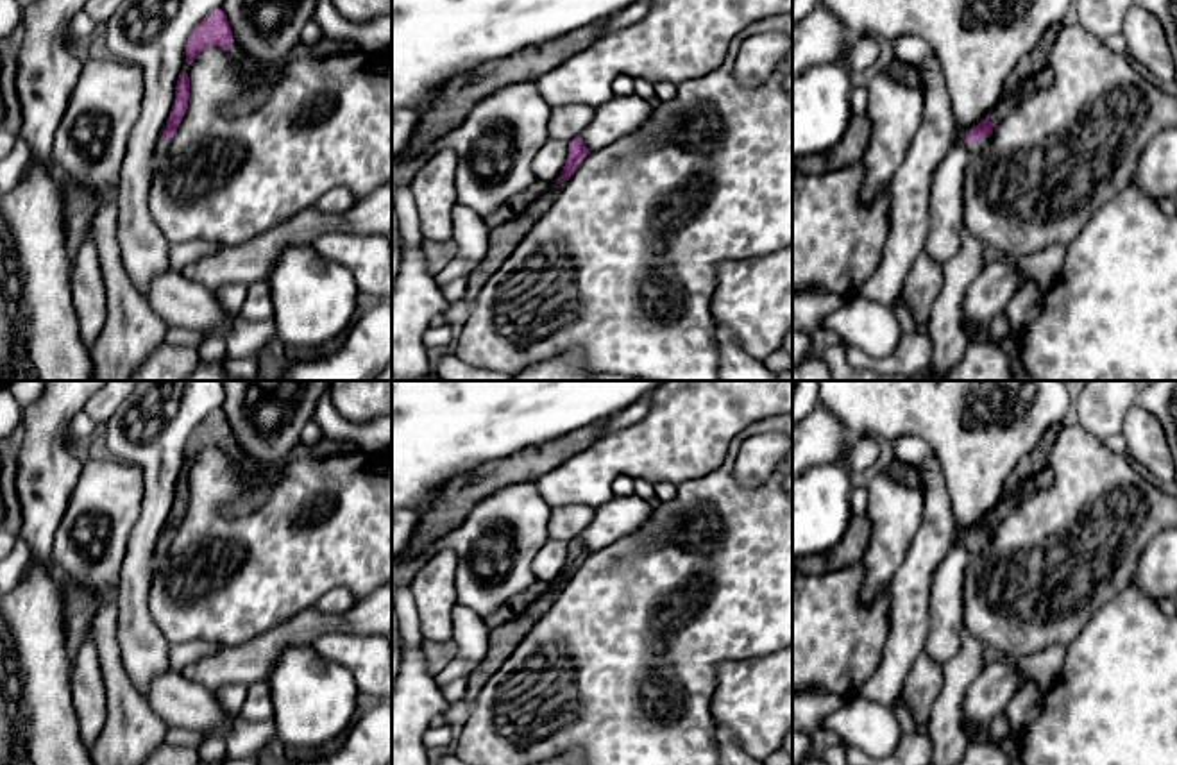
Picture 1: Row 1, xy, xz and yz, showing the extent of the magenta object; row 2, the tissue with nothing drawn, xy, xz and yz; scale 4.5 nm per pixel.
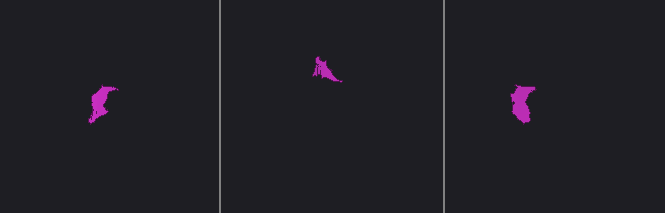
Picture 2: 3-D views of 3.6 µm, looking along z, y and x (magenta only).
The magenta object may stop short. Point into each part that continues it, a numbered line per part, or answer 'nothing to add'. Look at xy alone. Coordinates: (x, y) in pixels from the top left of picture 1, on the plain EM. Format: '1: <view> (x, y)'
1: xy (163, 546)

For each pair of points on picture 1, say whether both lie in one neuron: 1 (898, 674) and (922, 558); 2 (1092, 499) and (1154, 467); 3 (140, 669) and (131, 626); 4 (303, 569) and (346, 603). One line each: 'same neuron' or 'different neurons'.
1: same neuron
2: different neurons
3: same neuron
4: different neurons

